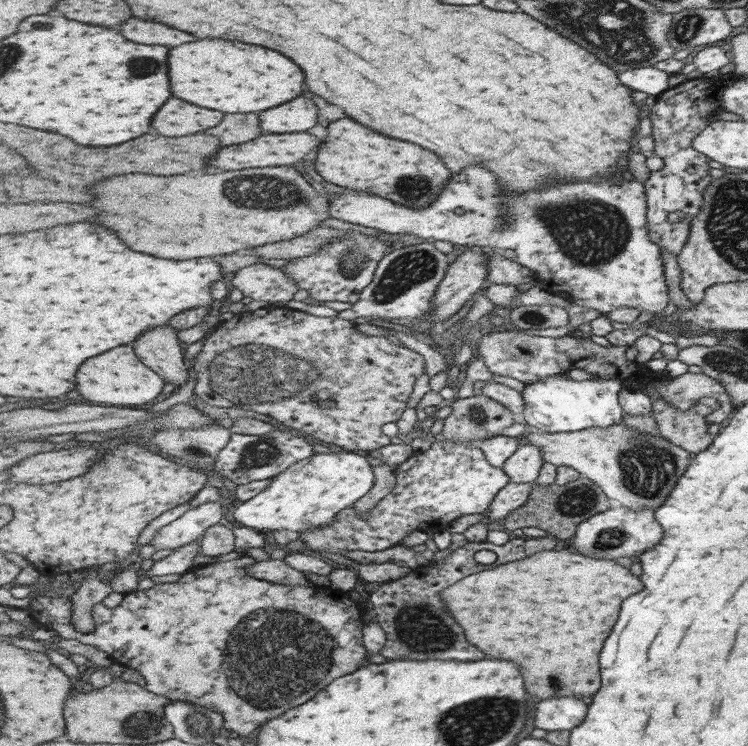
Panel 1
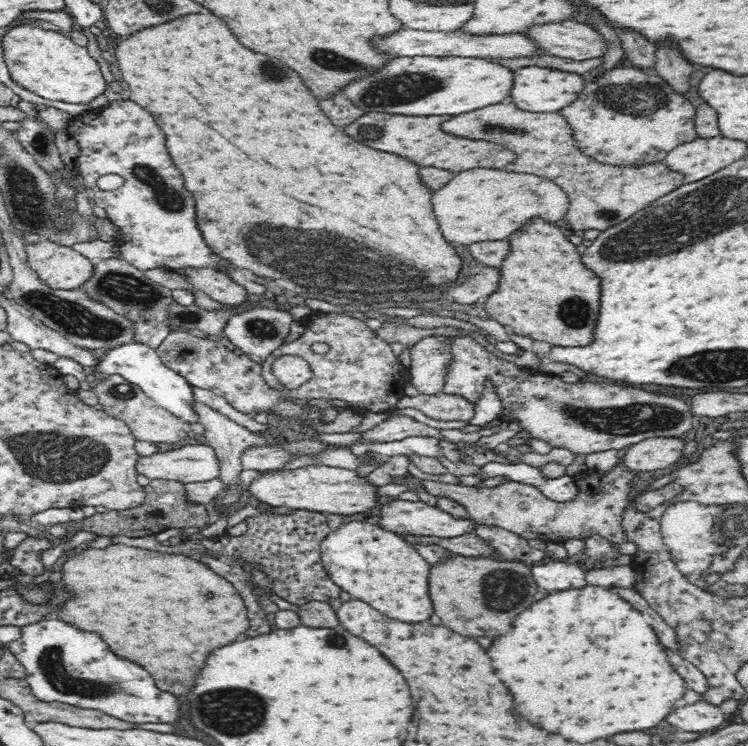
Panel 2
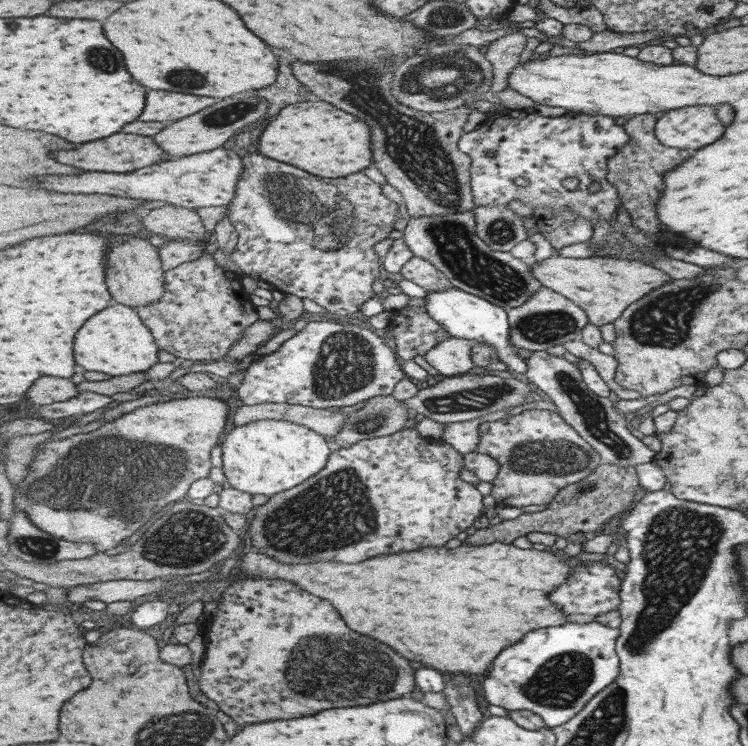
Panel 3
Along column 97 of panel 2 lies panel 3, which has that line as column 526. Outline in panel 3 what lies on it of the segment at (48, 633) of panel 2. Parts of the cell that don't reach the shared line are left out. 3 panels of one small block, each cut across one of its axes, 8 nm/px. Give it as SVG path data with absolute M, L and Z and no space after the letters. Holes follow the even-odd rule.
M591 621L582 624L565 624L555 628L541 628L529 632L513 648L505 648L501 656L493 662L493 670L486 677L484 696L490 704L510 711L533 711L543 717L549 729L567 724L575 718L589 700L604 691L621 676L621 657L617 653L617 638L621 636L620 627L610 628L601 622Z

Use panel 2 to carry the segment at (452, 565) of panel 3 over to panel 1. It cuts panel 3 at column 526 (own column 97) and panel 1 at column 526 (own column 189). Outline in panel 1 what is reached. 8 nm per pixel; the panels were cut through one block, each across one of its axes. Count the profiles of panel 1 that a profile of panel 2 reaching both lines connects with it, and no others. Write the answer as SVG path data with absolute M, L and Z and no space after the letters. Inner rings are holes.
M566 549L543 551L527 560L503 564L495 570L472 574L441 592L451 616L465 628L467 640L493 660L513 660L523 676L529 694L540 699L593 696L603 680L599 656L605 640L619 620L621 604L645 586L629 568L611 560L593 560L583 553Z

